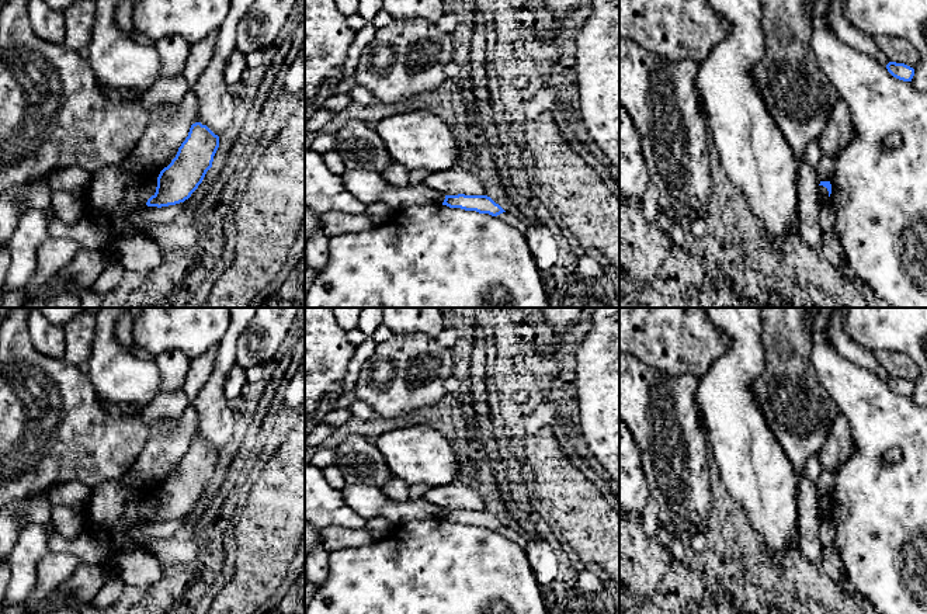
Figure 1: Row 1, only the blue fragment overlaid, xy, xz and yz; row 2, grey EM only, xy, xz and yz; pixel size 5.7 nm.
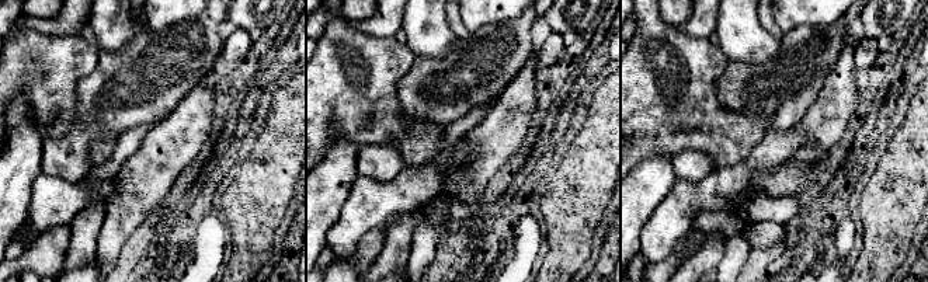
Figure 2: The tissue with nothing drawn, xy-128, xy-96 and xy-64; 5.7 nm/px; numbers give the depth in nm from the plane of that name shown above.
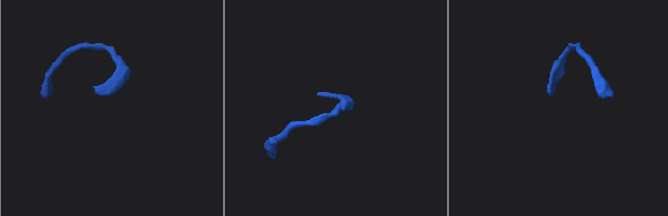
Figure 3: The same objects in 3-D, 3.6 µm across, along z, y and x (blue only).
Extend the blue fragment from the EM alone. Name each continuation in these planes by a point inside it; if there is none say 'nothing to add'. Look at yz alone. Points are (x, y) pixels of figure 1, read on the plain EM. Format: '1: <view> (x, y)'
1: yz (823, 507)

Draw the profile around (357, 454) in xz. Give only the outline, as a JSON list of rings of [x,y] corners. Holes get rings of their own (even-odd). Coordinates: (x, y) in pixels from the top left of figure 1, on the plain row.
[[[364,434],[347,436],[336,447],[336,451],[334,465],[348,473],[350,483],[381,488],[393,478],[374,440]]]

